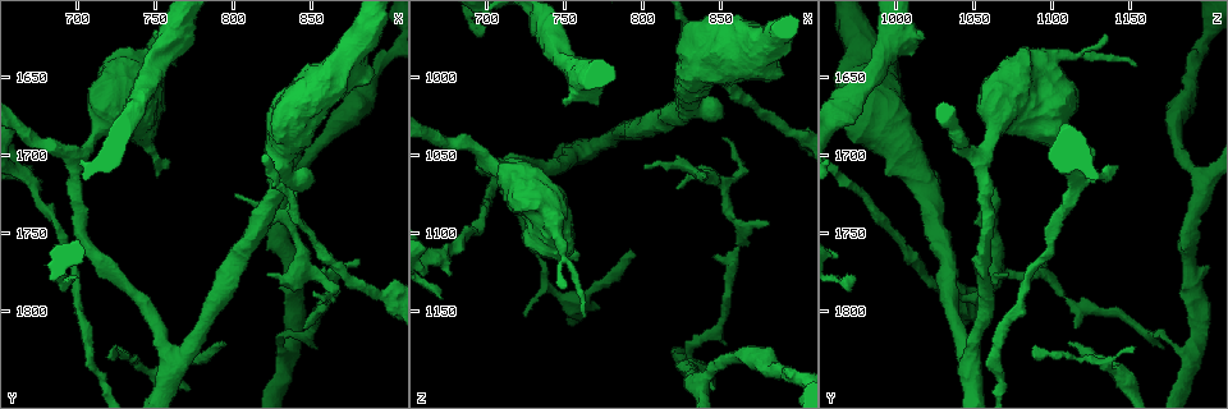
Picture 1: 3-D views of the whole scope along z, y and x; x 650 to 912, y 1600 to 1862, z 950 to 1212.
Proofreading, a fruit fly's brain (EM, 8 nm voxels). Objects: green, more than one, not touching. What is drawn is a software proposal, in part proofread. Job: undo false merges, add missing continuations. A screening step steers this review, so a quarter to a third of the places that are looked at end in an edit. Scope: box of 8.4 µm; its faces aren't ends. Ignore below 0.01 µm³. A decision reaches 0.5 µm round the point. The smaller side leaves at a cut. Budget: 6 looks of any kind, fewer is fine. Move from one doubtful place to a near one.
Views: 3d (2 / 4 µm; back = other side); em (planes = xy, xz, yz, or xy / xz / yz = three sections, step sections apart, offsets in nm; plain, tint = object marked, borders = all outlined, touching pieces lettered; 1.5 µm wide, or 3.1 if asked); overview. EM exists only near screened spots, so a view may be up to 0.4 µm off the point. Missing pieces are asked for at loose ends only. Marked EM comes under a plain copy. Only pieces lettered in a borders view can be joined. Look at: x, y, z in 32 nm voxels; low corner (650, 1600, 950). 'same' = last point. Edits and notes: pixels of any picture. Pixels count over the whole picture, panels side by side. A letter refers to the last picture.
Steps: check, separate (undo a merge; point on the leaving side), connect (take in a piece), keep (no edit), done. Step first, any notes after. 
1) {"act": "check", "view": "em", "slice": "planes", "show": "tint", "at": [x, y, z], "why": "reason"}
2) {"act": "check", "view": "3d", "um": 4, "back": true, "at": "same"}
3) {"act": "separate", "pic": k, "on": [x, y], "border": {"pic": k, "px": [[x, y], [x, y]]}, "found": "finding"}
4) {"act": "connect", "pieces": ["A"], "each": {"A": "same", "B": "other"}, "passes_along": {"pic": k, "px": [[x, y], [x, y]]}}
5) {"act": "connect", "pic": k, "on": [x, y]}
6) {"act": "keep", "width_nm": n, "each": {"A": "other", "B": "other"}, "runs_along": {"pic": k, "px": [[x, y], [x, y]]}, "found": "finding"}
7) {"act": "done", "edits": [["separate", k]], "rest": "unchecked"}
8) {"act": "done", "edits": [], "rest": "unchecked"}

{"act": "check", "view": "3d", "um": 2, "at": [698, 1778, 968], "why": "free end"}

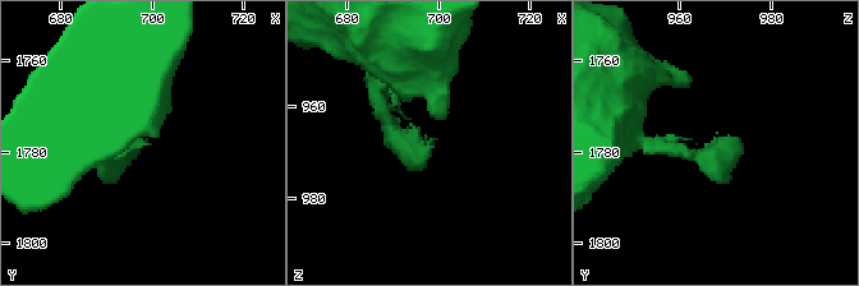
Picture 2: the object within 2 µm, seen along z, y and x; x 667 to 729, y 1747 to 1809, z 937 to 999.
{"act": "check", "view": "em", "slice": "yz", "step": 8, "show": "tint", "at": [699, 1778, 967]}

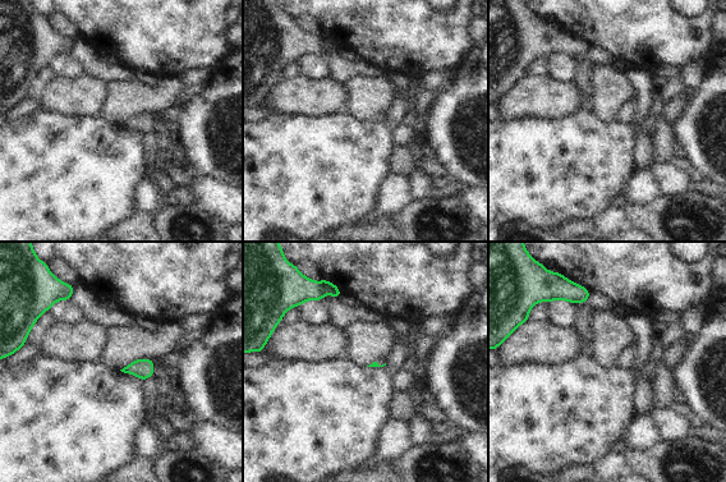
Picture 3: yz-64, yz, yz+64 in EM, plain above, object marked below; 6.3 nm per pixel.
{"act": "check", "view": "em", "slice": "planes", "show": "borders", "at": "same"}

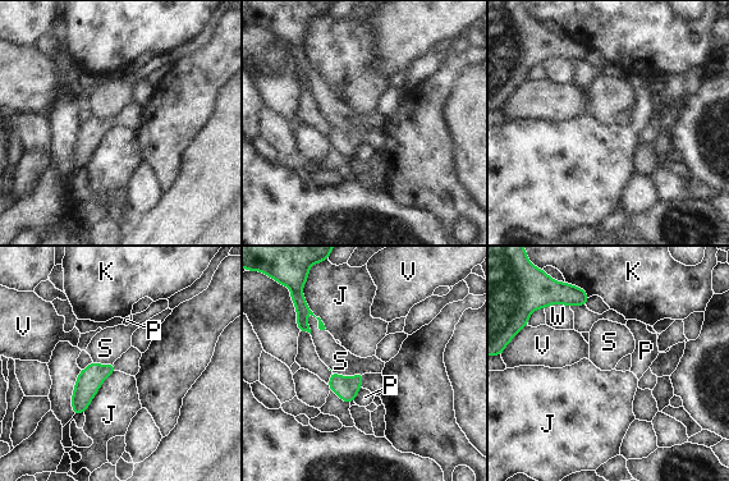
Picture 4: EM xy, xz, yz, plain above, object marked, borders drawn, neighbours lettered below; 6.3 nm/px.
{"act": "keep", "width_nm": 110, "each": {"J": "other", "K": "other", "P": "other", "S": "other", "V": "other", "W": "other"}, "border": {"pic": 4, "px": [[306, 315], [312, 315], [325, 330]]}, "found": "no lettered piece goes on from it"}

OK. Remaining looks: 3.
{"act": "check", "view": "3d", "um": 4, "at": [800, 1726, 1056], "why": "an open end"}

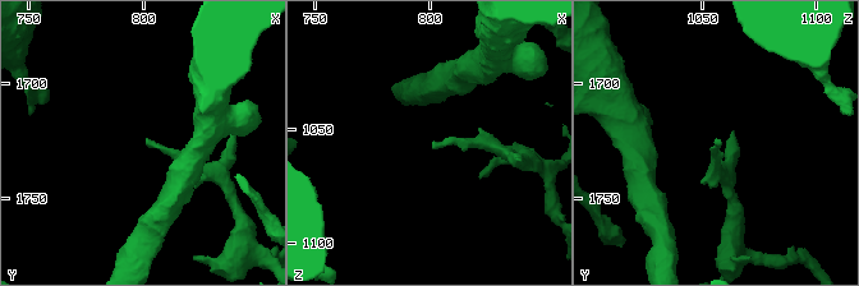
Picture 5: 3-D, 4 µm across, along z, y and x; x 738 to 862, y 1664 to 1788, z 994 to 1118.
{"act": "check", "view": "em", "slice": "xz", "step": 4, "show": "tint", "at": [801, 1725, 1055], "why": "need the tissue"}

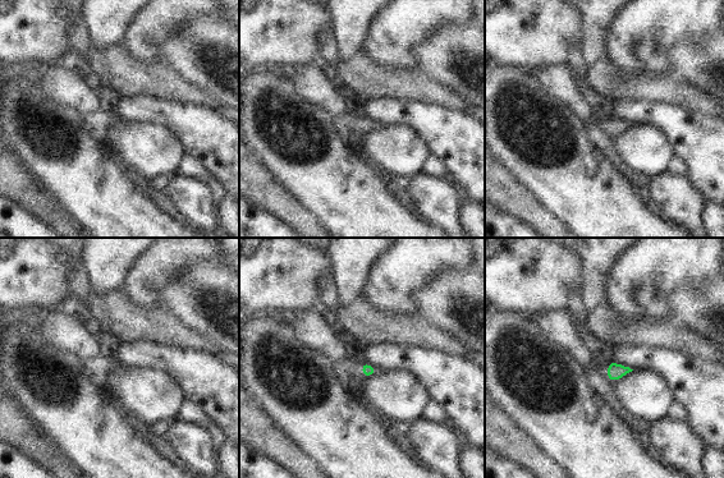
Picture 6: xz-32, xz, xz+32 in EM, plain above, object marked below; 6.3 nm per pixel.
{"act": "check", "view": "em", "slice": "planes", "show": "borders", "at": "same", "why": "another direction"}

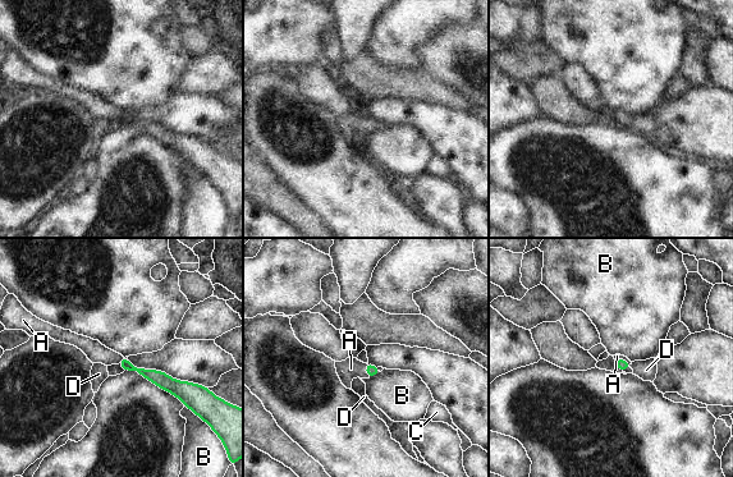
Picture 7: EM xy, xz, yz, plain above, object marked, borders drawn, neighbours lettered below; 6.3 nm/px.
{"act": "connect", "pieces": ["A"], "each": {"A": "same", "B": "other", "C": "other", "D": "other"}, "passes_along": {"pic": 7, "px": [[371, 370], [366, 371], [351, 368]]}, "found": "it goes on there"}

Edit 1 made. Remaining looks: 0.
{"act": "done", "edits": [["connect", 7]], "rest": "unchecked"}

